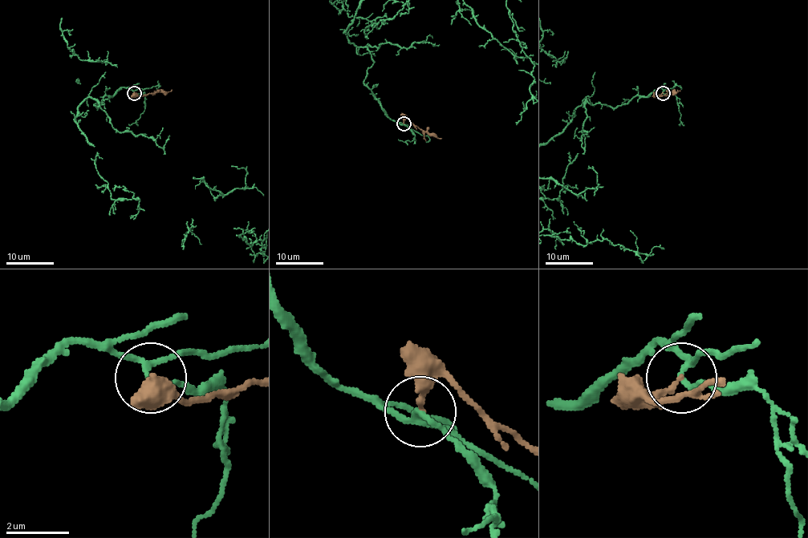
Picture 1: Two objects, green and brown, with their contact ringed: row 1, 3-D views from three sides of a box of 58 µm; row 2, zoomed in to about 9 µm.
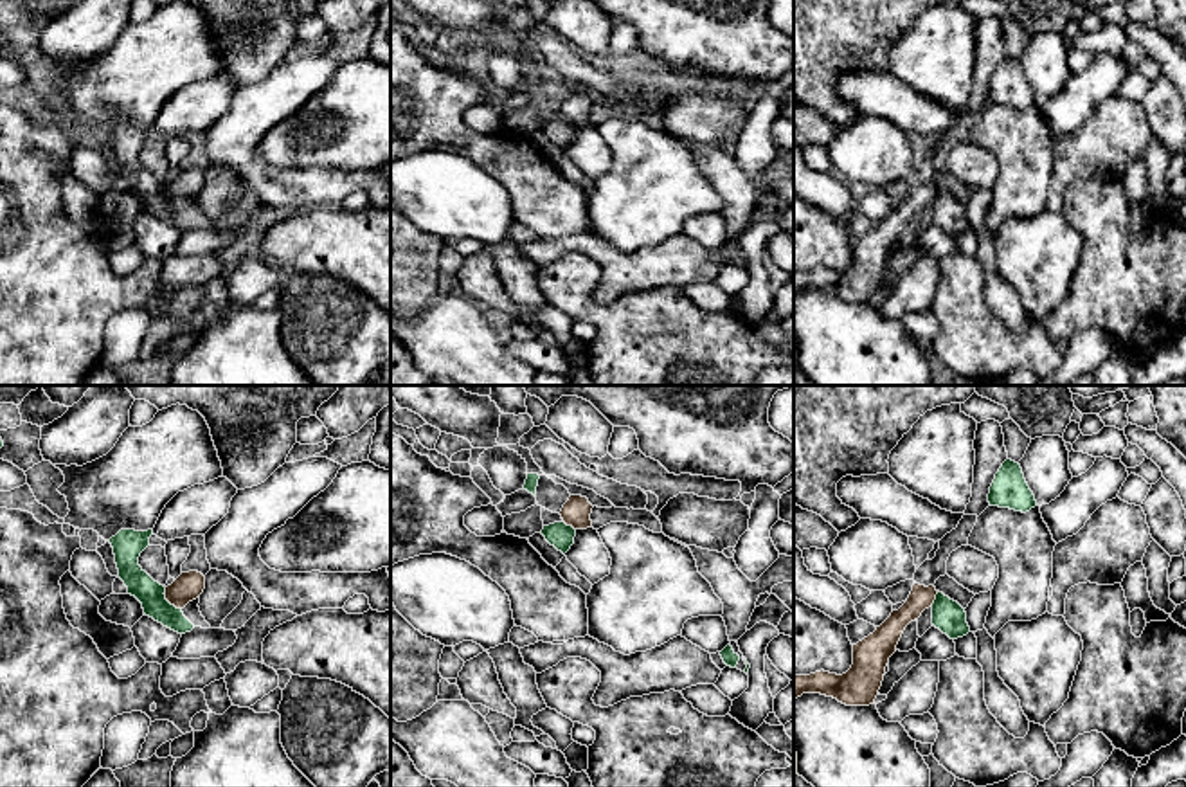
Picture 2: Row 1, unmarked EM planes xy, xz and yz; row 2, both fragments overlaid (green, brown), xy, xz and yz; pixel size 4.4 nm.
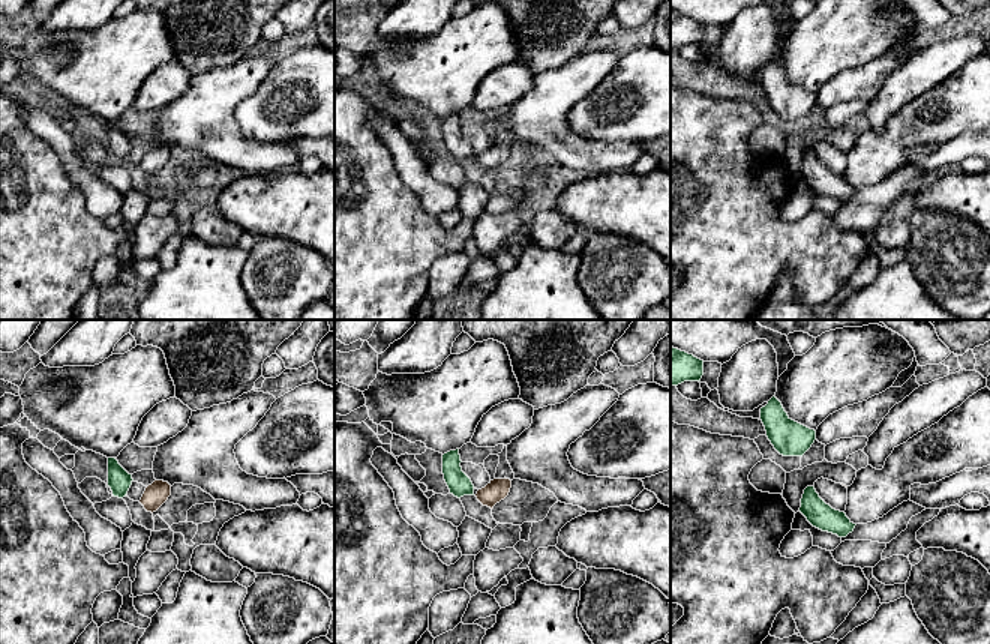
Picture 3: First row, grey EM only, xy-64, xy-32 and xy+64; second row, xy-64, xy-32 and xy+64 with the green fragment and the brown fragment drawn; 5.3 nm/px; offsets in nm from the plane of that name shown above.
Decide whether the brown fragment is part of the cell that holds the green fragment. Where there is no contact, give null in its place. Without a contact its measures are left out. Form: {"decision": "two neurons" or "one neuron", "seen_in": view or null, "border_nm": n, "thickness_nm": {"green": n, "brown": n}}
{"decision": "two neurons", "seen_in": "xy", "border_nm": 130, "thickness_nm": {"green": 120, "brown": 120}}

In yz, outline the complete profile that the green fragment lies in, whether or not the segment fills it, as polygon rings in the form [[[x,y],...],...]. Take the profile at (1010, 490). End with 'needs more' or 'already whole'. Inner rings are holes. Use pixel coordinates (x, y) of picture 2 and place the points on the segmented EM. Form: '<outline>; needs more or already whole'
[[[1011,459],[1002,463],[990,486],[988,502],[990,506],[1010,508],[1022,513],[1037,506],[1019,463]]]; already whole

